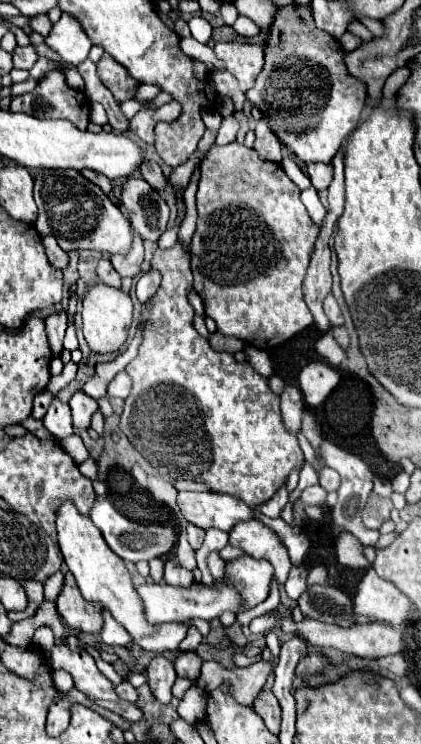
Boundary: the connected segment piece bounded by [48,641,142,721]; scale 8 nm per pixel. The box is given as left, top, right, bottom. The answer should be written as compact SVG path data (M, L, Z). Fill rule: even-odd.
M64 641L62 645L54 645L54 649L48 653L48 663L52 665L52 669L68 671L74 677L76 689L86 693L94 703L118 713L128 721L142 719L142 709L134 703L124 703L116 695L114 683L98 671L96 661L90 653L86 651L74 653L68 649L68 643Z

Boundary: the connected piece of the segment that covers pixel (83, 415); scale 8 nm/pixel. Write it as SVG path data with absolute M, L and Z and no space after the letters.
M78 391L78 393L74 393L72 399L70 399L70 407L72 407L74 427L76 427L76 429L88 429L92 415L98 411L96 399L88 397L84 391Z

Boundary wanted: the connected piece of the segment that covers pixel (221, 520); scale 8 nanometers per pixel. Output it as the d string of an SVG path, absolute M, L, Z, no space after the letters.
M178 491L176 503L180 513L200 529L222 529L230 531L234 523L252 519L252 507L244 501L222 495L222 493L194 493L194 491Z

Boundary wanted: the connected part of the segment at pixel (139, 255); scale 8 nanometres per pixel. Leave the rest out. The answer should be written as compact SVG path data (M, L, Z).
M134 233L134 241L132 247L126 255L122 253L114 253L110 255L110 261L114 265L114 269L122 275L122 277L136 277L140 273L140 265L144 259L144 247L142 247L142 239L138 233Z

